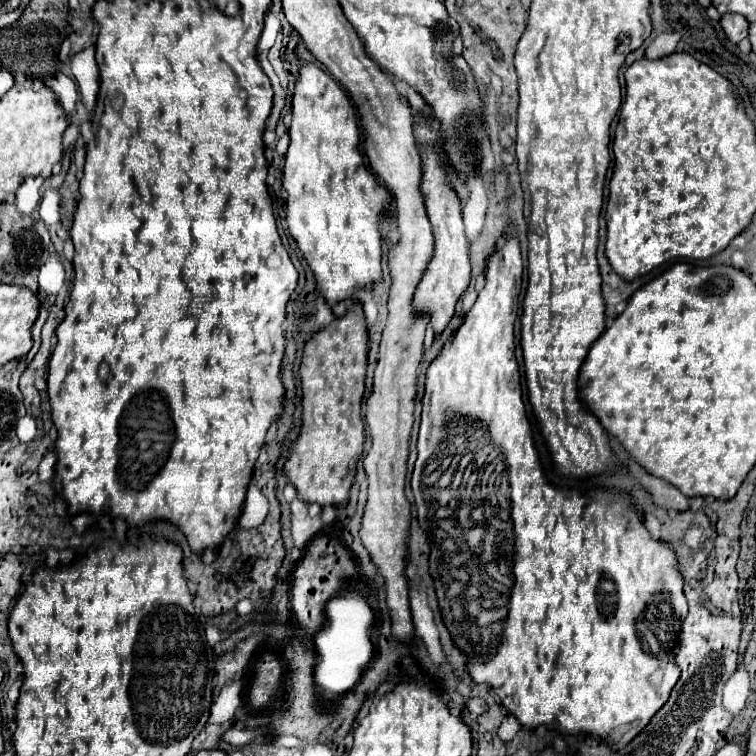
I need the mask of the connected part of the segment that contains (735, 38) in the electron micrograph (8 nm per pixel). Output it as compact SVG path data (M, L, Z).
M727 13L721 17L721 27L725 31L725 37L731 41L731 43L741 43L745 37L747 37L747 29L749 29L749 23L745 17L737 15L737 13Z

